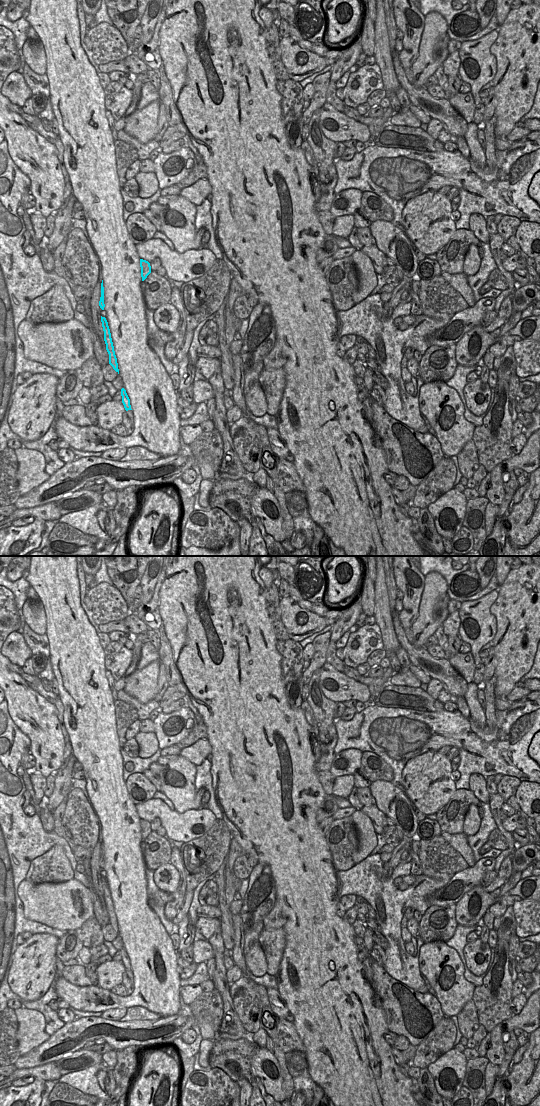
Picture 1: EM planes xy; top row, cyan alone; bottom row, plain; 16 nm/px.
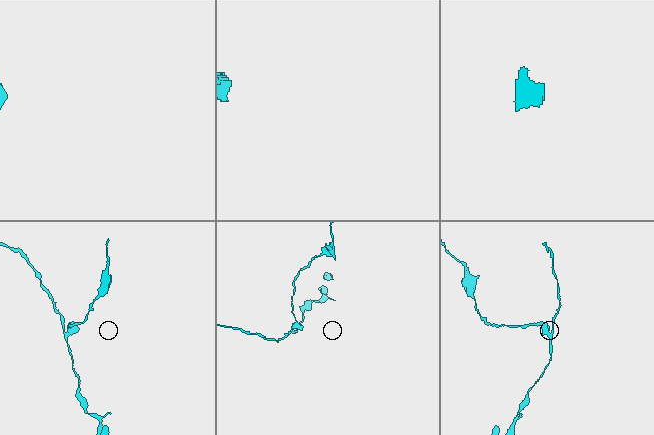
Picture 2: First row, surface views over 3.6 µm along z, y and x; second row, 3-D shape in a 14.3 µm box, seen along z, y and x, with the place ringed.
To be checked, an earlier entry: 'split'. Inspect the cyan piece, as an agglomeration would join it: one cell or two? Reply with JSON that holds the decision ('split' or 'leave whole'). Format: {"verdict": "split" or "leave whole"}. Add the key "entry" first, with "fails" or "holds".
{"entry": "holds", "verdict": "split"}

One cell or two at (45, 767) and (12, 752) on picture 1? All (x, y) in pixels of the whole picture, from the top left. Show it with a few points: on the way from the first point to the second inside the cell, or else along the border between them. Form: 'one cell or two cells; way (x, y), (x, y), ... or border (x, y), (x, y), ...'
two cells; border (18, 727), (29, 739), (30, 748)

